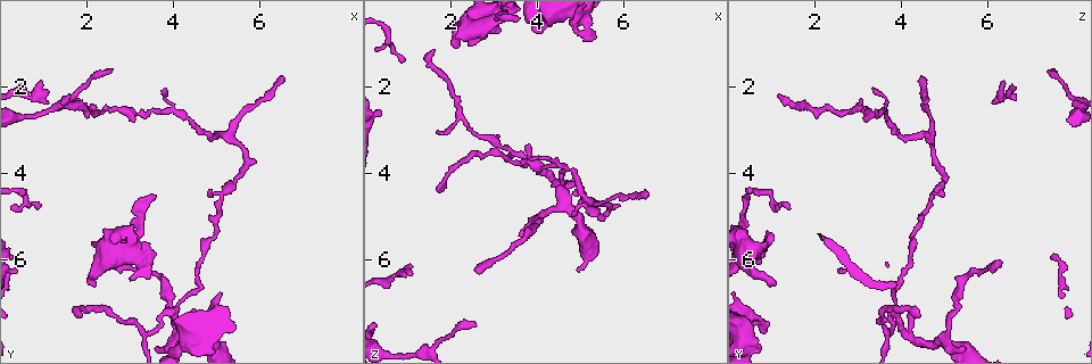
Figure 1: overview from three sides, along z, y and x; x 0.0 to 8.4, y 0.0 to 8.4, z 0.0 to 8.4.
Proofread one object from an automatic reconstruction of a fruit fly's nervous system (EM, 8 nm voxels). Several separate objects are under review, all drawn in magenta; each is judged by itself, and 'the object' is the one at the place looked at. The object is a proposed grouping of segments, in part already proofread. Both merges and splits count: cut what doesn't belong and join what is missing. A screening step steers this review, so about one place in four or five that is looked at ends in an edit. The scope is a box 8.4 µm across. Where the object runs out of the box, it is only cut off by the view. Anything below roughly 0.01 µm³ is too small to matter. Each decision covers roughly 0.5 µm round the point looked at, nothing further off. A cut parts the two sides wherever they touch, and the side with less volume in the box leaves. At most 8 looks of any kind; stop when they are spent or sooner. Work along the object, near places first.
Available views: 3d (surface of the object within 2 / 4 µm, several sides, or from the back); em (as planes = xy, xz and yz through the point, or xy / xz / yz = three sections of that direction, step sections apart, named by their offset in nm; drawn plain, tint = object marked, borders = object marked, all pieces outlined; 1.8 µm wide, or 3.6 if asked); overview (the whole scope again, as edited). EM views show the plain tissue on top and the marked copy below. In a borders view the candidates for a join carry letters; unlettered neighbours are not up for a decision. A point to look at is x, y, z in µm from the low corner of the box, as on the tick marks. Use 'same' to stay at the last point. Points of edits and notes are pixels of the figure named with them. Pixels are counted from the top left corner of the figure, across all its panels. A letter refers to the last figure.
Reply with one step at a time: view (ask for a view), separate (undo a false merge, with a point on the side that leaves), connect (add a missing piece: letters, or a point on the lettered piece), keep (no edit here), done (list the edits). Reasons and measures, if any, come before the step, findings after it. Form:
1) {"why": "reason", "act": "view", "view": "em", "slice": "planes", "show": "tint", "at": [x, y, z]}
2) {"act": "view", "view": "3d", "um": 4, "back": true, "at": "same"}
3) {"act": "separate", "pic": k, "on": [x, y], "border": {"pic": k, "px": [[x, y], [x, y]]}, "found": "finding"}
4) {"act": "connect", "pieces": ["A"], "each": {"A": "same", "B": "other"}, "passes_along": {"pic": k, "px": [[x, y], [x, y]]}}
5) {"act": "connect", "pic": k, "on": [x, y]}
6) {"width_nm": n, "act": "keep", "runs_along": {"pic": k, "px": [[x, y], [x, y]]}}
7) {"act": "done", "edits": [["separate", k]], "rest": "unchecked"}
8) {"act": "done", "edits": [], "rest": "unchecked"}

{"why": "branch stops here", "act": "view", "view": "em", "slice": "planes", "show": "borders", "at": [1.75, 2.35, 3.05]}

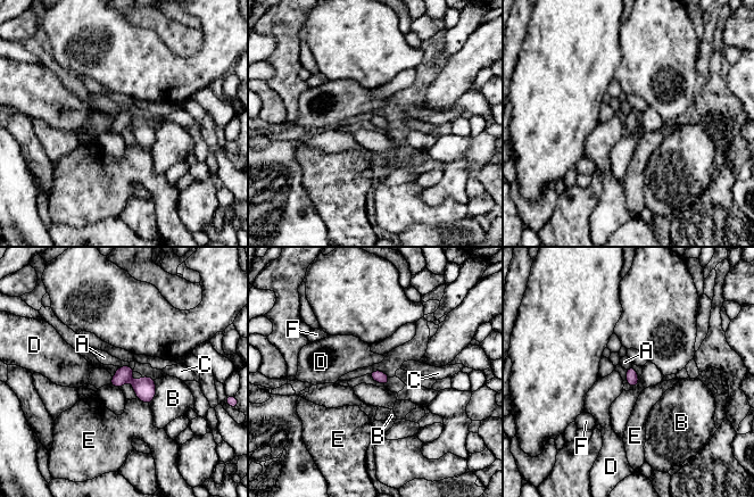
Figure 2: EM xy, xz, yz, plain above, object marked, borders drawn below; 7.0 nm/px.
{"act": "keep", "each": {"A": "other", "B": "other", "C": "other", "D": "other", "E": "other", "F": "other"}, "border": {"pic": 2, "px": [[119, 366], [131, 366], [133, 369]]}, "found": "none of them fits"}

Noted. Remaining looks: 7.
{"why": "tapers out", "act": "view", "view": "em", "slice": "planes", "show": "borders", "at": [6.55, 1.80, 4.45]}

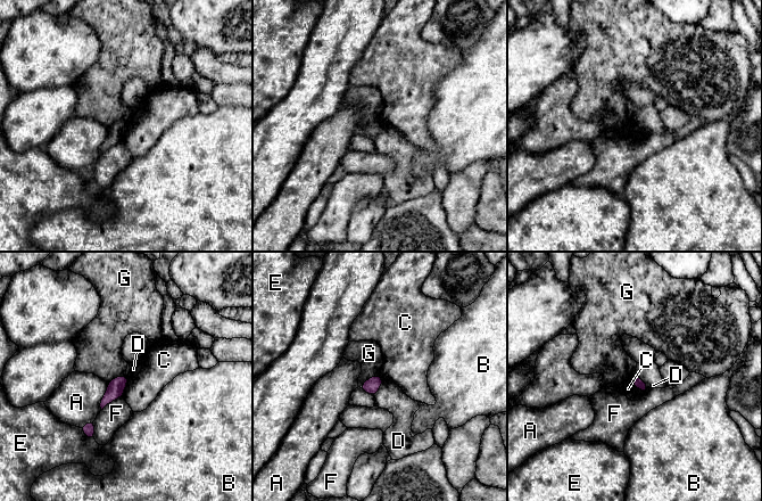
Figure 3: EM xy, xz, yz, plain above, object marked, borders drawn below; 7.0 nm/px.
{"longest_contact_nm": ["A", 200], "act": "keep", "each": {"A": "other", "B": "other", "C": "other", "D": "other", "E": "other", "F": "other", "G": "other"}, "border": {"pic": 3, "px": [[379, 375], [370, 377], [359, 387]]}, "found": "no lettered piece goes on from it"}

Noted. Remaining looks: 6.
{"why": "branch stops here", "act": "view", "view": "3d", "um": 4, "at": [5.35, 7.70, 0.85]}

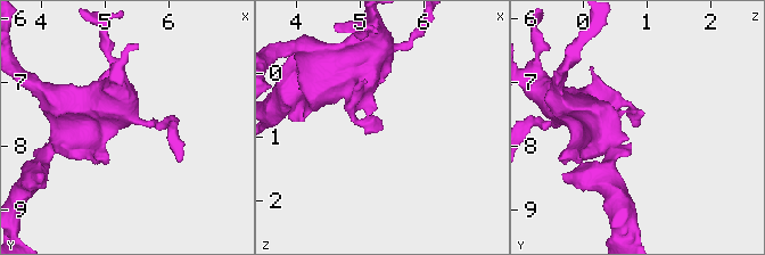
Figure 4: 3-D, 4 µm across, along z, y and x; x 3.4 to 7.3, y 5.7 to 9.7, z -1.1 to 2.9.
{"why": "now the EM", "act": "view", "view": "em", "slice": "planes", "show": "borders", "at": [5.35, 7.65, 0.85]}

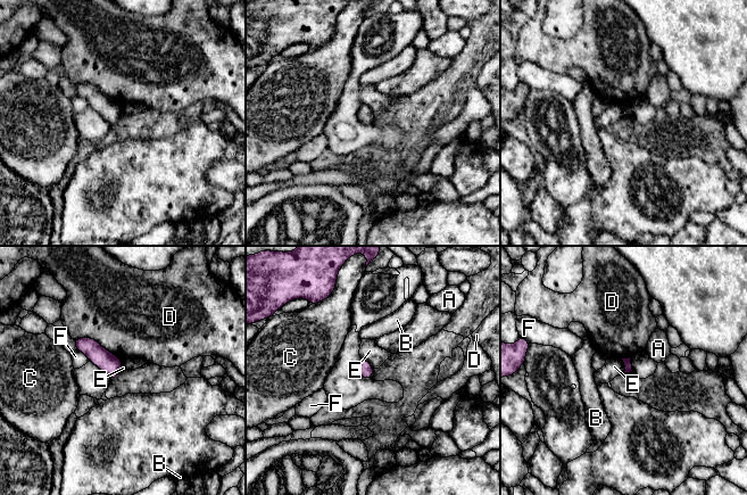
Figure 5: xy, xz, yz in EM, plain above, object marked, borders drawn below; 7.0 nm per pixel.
{"act": "keep", "each": {"A": "other", "B": "other", "C": "other", "D": "other", "E": "other", "F": "other"}, "found": "no lettered piece goes on from it"}

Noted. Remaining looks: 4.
{"act": "done", "edits": [], "rest": "unchecked"}

